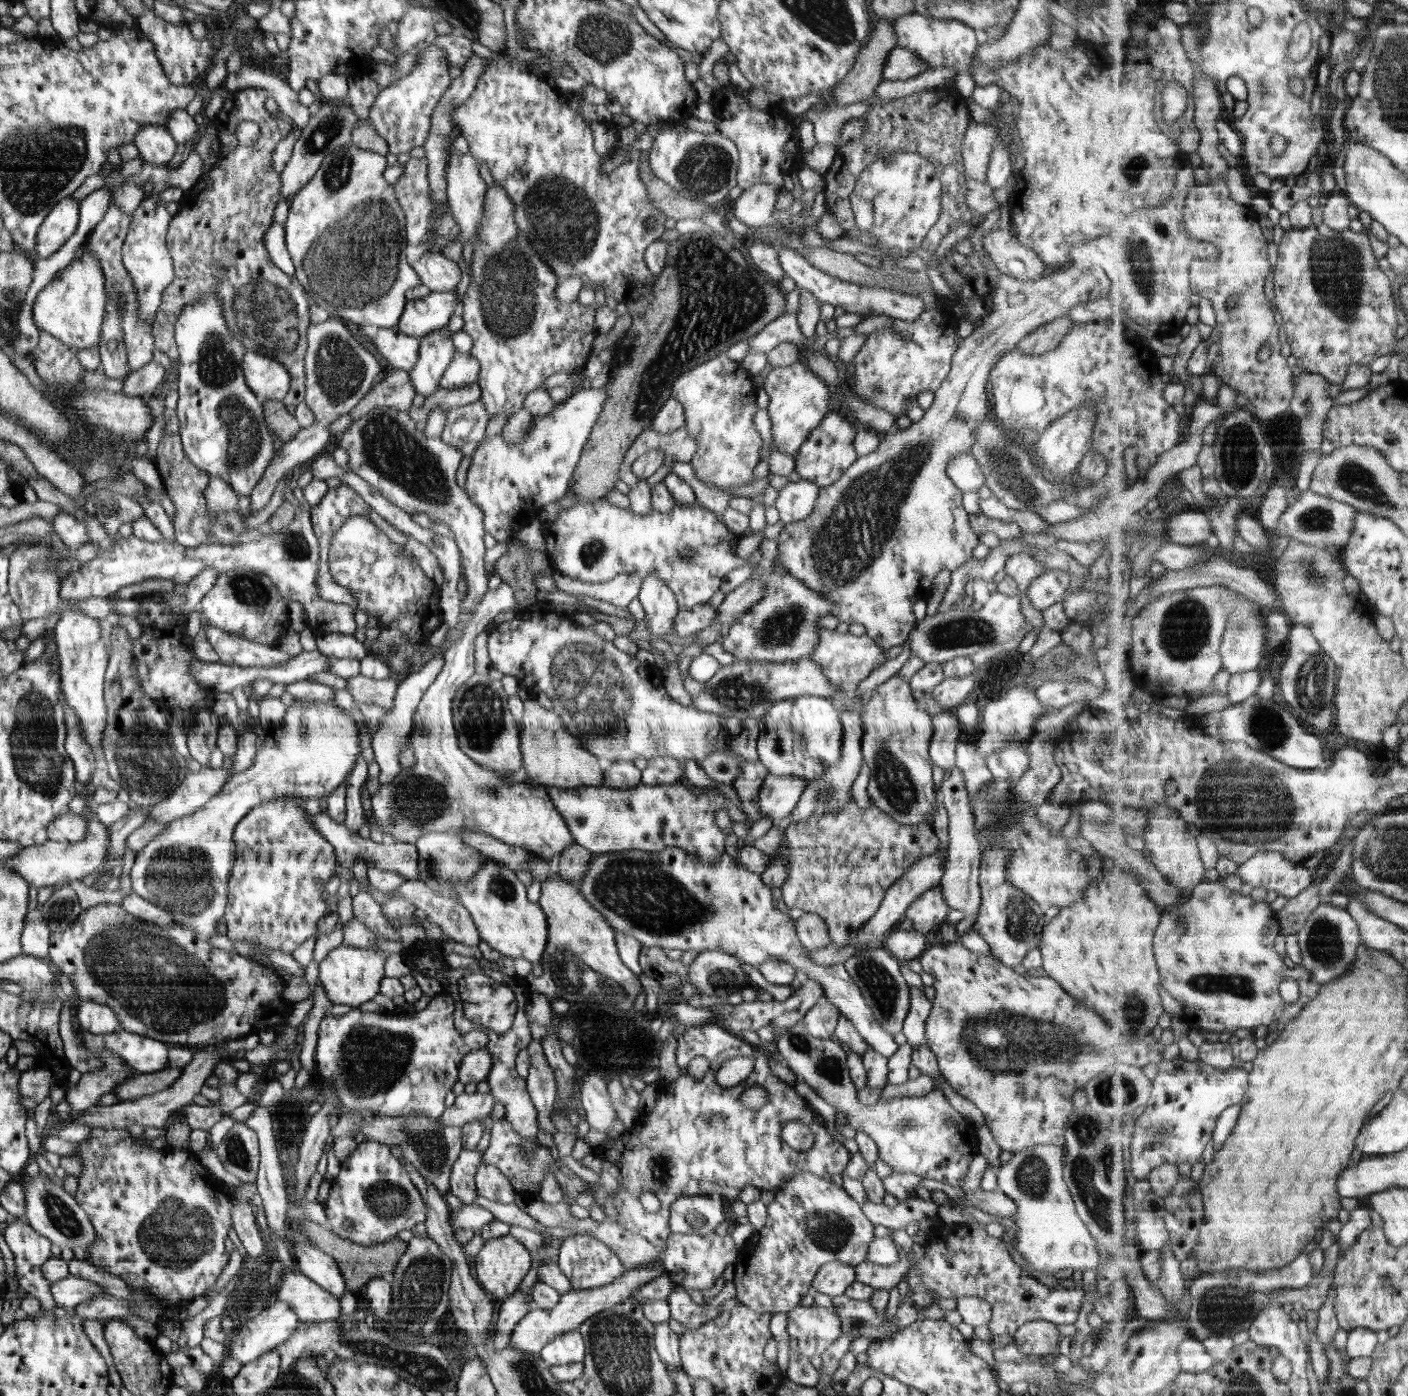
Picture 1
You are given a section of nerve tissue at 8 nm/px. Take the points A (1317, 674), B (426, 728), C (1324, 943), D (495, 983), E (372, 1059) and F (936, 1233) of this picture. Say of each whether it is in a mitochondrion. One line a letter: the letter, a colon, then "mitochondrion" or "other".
A: mitochondrion
B: mitochondrion
C: mitochondrion
D: other
E: mitochondrion
F: other

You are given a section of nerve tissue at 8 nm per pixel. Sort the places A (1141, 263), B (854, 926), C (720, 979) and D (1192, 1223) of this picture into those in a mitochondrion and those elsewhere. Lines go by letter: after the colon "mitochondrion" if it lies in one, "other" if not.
A: mitochondrion
B: other
C: mitochondrion
D: other

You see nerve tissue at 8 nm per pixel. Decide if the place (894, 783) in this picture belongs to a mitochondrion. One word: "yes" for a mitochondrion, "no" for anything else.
yes

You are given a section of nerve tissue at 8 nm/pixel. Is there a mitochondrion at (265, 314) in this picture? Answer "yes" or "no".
yes

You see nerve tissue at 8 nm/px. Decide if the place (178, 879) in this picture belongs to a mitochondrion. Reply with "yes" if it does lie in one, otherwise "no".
yes

